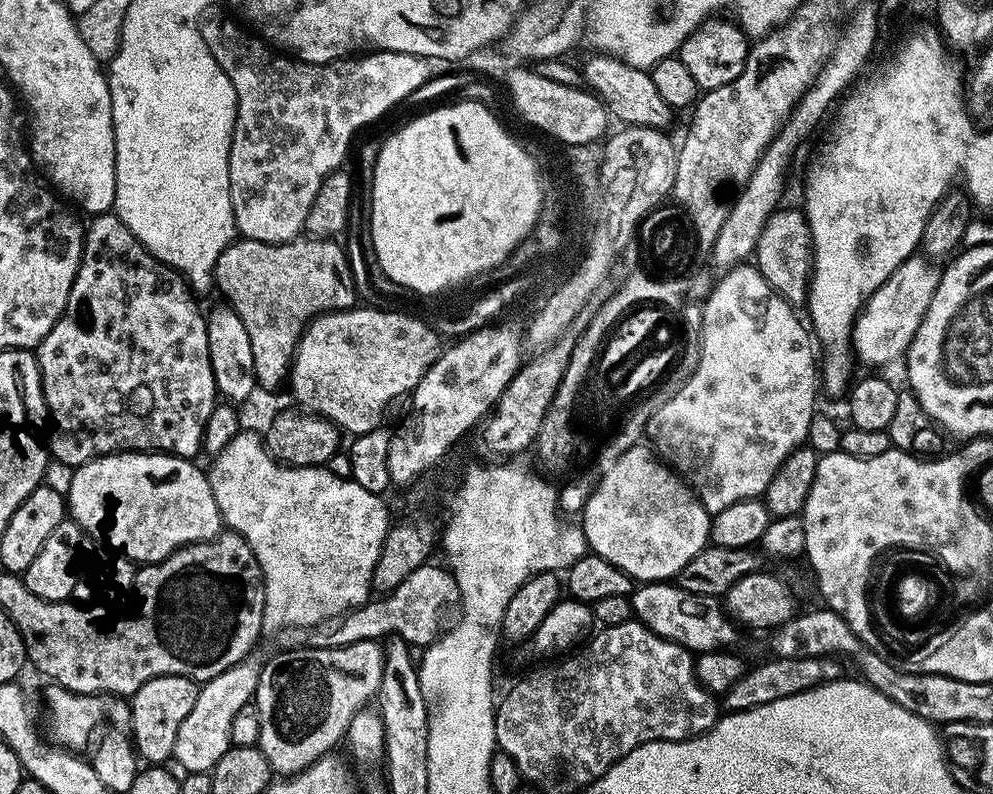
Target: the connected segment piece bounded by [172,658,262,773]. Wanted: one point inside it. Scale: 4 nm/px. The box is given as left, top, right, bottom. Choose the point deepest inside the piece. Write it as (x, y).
(205, 735)

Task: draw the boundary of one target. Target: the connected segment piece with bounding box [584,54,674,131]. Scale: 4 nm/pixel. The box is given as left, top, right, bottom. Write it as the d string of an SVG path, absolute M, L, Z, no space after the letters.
M596 54L590 59L584 74L589 89L594 91L609 111L609 115L620 120L619 123L631 126L646 126L657 131L667 129L668 120L674 115L673 109L663 100L656 90L651 73L647 69L640 69L625 63L614 54Z

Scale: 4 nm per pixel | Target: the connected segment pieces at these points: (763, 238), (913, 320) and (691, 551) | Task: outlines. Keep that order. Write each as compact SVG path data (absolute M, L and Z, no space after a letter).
M777 209L767 220L757 240L754 260L758 271L773 291L794 308L807 303L812 273L812 231L801 209Z
M921 253L913 255L894 270L894 274L883 283L856 317L852 331L852 346L855 357L872 366L884 366L907 355L914 334L925 317L924 298L934 298L940 285L942 270L931 259Z
M644 442L625 450L610 473L595 485L583 508L583 518L587 547L636 582L671 581L676 578L698 553L708 547L713 523L708 511L700 505L700 497L695 491Z

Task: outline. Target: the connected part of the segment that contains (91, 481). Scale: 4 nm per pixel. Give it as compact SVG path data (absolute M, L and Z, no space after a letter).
M113 452L111 456L100 456L96 460L80 465L74 471L73 480L70 482L69 492L66 495L66 512L70 520L76 523L93 541L104 539L113 548L113 553L122 554L125 560L135 562L140 566L158 563L185 544L212 540L222 531L221 515L214 498L214 491L211 489L209 473L204 468L200 469L191 459L183 456L170 456L167 452Z

